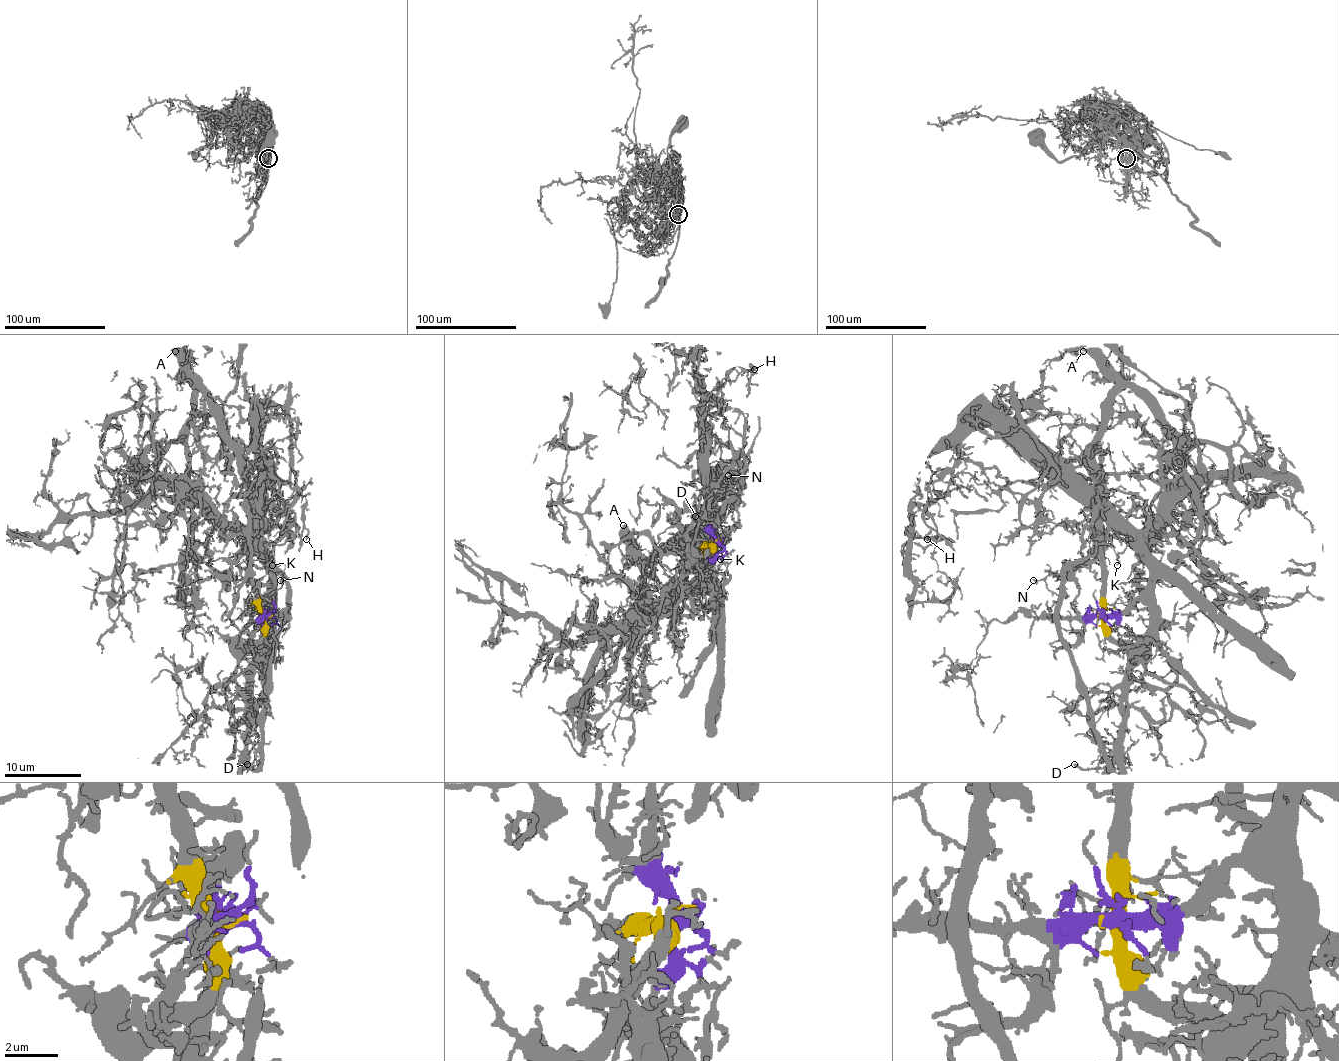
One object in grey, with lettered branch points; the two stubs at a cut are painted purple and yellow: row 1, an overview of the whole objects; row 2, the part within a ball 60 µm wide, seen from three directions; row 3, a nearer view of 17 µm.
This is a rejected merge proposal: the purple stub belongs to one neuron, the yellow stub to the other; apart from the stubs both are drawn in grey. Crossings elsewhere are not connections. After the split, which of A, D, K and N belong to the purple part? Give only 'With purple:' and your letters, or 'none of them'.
With purple: none of them

